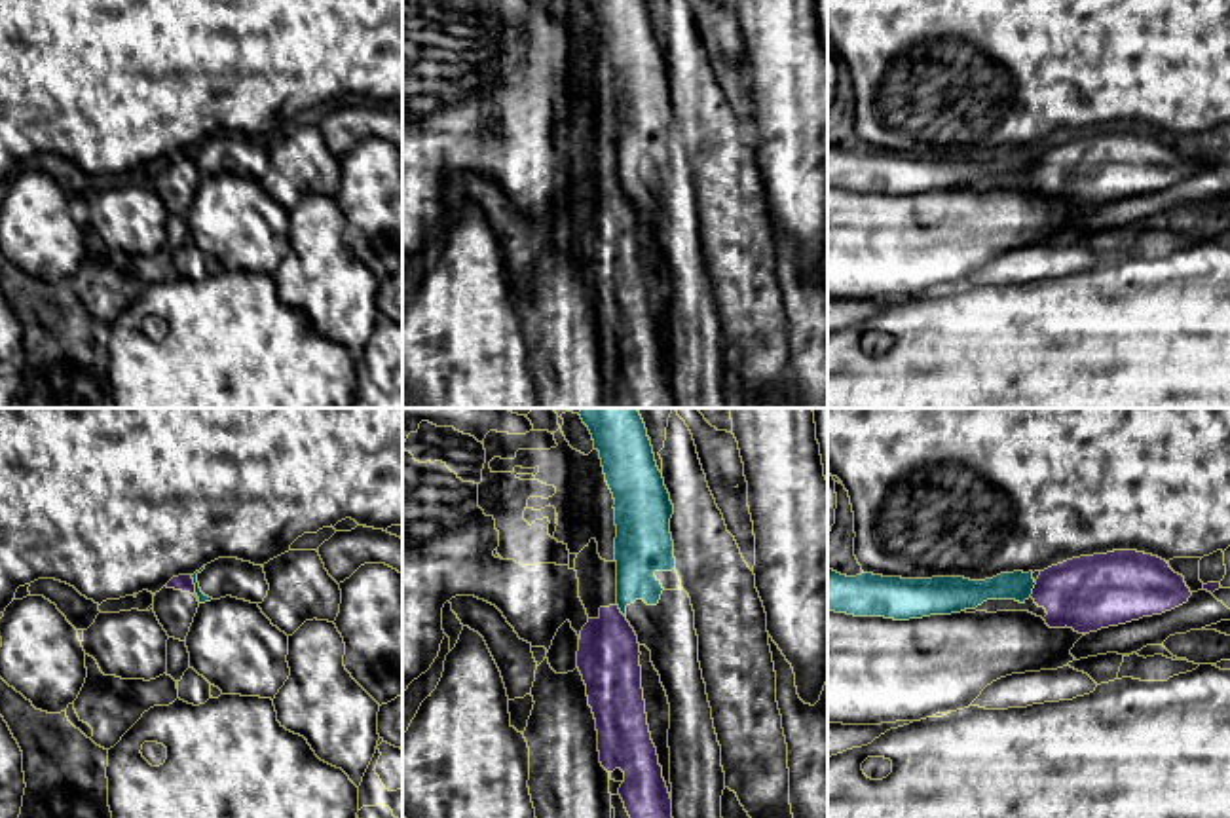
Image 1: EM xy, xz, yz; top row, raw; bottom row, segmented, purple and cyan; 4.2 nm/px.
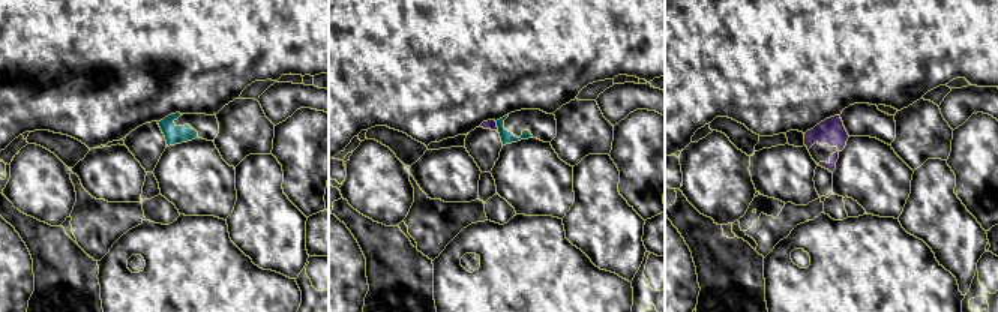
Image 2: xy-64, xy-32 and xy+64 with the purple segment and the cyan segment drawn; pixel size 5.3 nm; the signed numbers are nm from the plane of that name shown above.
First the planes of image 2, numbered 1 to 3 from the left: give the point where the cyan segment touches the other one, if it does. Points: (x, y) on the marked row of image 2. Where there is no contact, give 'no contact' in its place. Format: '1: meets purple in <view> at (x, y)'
1: no contact
2: meets purple in xy-32 at (495, 126)
3: no contact

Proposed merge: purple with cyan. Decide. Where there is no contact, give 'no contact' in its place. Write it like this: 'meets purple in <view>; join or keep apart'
meets purple in xy; keep apart

